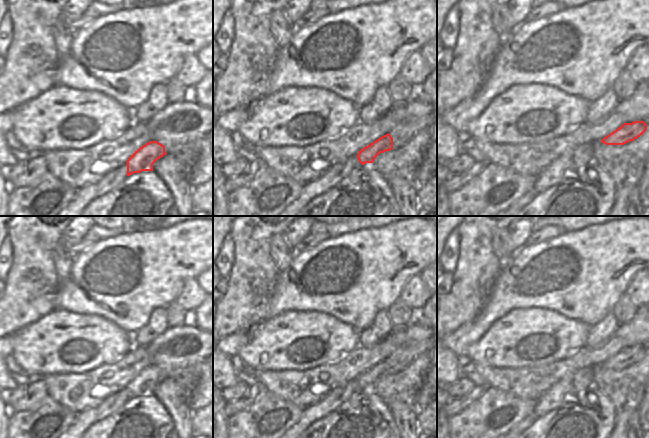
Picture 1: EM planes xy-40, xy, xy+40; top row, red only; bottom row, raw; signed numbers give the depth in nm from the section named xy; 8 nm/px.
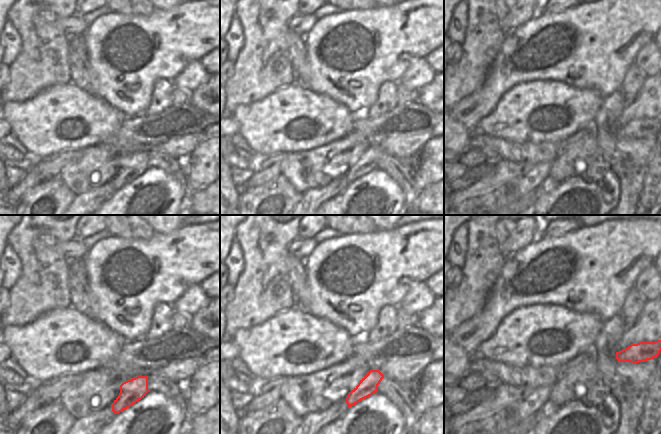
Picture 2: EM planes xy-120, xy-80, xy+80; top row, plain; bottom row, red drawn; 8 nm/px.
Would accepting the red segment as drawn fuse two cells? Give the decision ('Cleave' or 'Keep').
Keep

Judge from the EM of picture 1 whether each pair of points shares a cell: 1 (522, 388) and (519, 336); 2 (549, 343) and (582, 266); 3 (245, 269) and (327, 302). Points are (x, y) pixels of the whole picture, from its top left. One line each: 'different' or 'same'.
1: different
2: different
3: different

